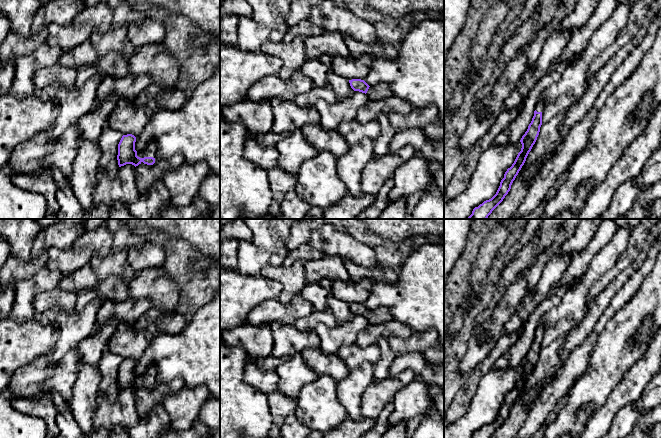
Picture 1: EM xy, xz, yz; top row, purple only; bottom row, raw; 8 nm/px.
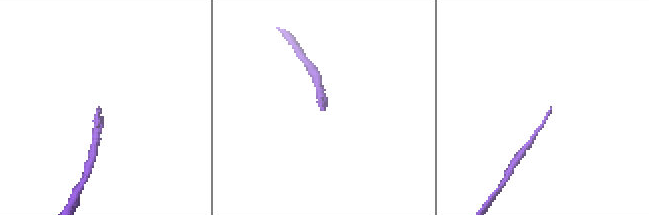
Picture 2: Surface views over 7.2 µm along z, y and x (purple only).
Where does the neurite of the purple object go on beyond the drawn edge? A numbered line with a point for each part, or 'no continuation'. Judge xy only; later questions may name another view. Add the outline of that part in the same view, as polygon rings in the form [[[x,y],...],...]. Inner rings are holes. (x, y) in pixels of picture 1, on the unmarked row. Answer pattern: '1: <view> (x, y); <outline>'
1: xy (150, 374); [[[151,364],[142,375],[137,376],[137,380],[140,382],[153,381],[156,386],[158,384],[157,376],[158,372],[156,365]]]

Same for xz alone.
1: xz (380, 315); [[[379,307],[370,310],[366,319],[370,324],[382,324],[393,320],[393,316],[387,307]]]

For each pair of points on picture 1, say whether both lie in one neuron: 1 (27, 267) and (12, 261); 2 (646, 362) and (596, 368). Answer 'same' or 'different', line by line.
1: same
2: different

